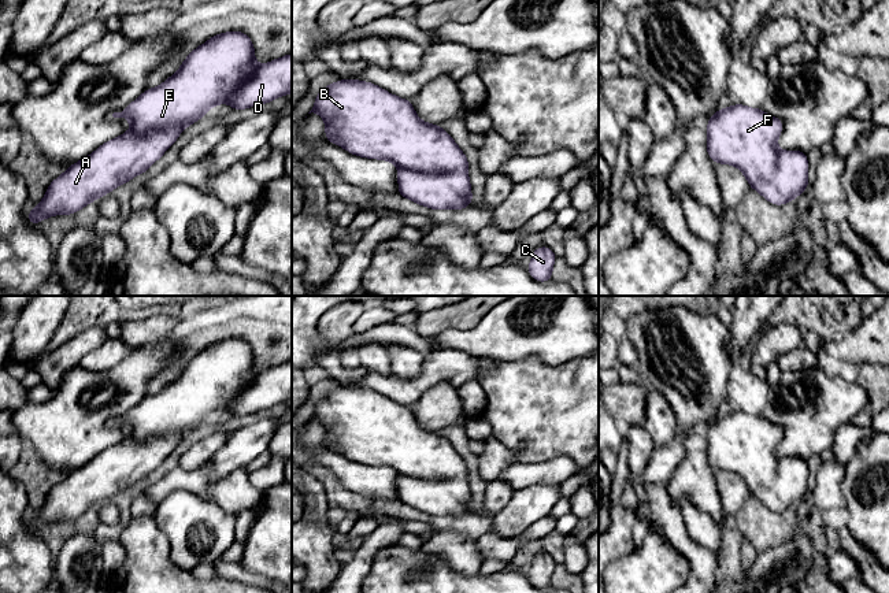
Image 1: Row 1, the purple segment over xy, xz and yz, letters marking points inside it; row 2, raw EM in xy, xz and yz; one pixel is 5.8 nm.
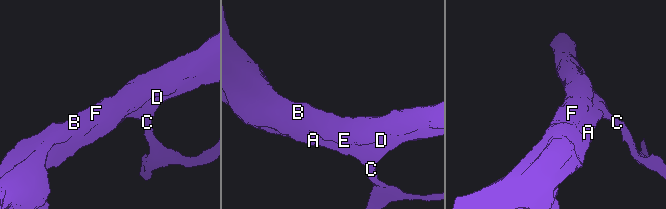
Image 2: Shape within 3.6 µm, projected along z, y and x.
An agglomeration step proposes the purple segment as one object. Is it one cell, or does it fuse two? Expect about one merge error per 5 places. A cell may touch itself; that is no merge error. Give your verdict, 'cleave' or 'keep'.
keep

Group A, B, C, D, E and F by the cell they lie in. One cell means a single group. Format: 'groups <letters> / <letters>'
groups A B C D E F

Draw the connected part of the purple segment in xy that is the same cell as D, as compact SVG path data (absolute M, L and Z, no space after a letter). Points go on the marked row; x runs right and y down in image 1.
M226 31L211 37L193 49L177 74L160 86L148 88L122 112L114 118L127 118L130 130L100 145L88 157L71 164L59 178L53 179L41 203L27 211L30 225L52 215L70 215L99 197L144 174L175 142L181 131L218 104L229 103L231 110L244 110L270 103L292 92L292 53L266 64L255 63L255 48L242 31Z

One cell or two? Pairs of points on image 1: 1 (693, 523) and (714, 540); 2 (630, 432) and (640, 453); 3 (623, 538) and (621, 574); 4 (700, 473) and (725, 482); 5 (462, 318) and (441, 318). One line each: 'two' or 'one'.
1: one
2: one
3: two
4: two
5: one

